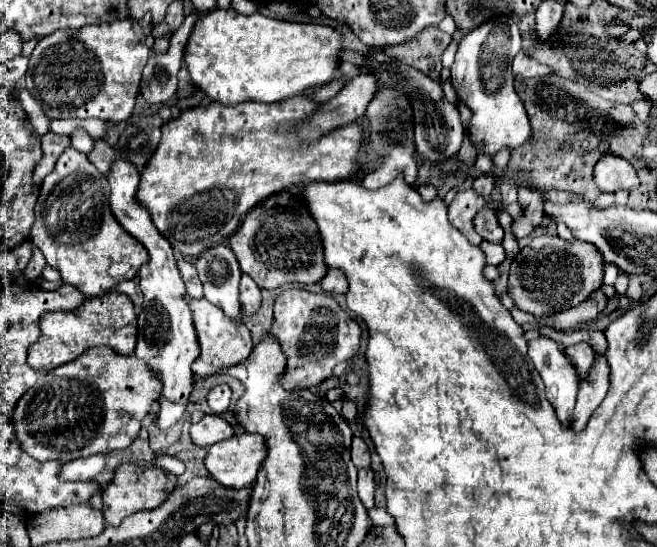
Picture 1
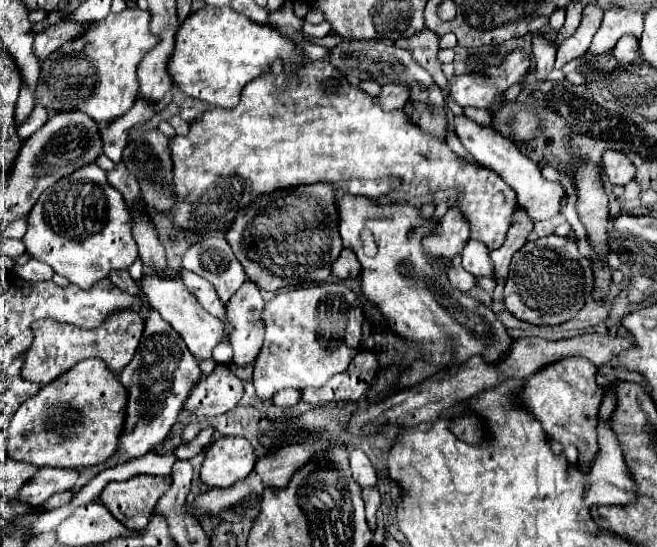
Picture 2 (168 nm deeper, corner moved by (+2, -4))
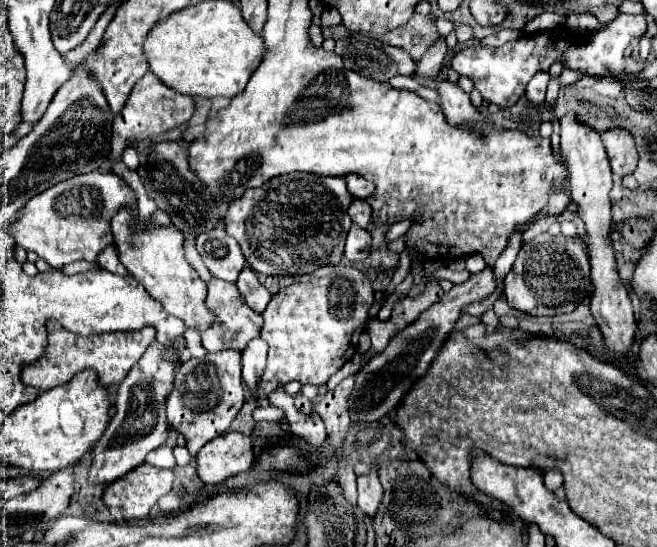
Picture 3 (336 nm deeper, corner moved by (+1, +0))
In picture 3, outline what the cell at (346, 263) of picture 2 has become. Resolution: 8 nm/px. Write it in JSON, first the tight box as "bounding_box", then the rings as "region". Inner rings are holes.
{"bounding_box":[344,223,372,263],"region":[[[354,223],[346,239],[344,255],[348,261],[354,261],[354,263],[364,261],[370,255],[370,245],[372,245],[372,235]]]}

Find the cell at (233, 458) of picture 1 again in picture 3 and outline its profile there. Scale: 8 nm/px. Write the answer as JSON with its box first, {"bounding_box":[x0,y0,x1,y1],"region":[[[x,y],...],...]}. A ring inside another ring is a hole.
{"bounding_box":[196,431,252,485],"region":[[[228,431],[198,451],[196,475],[206,485],[220,485],[252,467],[252,439],[238,431]]]}

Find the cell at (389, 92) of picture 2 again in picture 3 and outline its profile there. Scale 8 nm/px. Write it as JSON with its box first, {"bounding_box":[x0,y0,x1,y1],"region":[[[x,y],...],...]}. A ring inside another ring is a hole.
{"bounding_box":[414,37,448,79],"region":[[[440,37],[438,43],[434,43],[434,47],[430,47],[430,51],[426,51],[426,55],[420,59],[420,63],[416,63],[414,79],[418,79],[418,77],[438,77],[438,71],[442,69],[446,53],[448,53],[446,39]]]}

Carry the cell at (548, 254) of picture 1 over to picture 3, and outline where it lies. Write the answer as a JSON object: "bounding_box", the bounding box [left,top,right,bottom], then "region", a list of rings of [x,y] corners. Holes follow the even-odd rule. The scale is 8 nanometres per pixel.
{"bounding_box":[504,235,590,315],"region":[[[542,235],[524,243],[510,273],[504,279],[504,295],[508,305],[530,315],[562,315],[572,313],[588,295],[590,257],[580,237]]]}

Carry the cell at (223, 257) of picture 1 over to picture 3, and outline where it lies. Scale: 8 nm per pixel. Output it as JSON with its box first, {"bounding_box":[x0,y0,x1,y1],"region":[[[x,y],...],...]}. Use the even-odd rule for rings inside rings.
{"bounding_box":[196,227,246,283],"region":[[[224,227],[200,233],[196,237],[196,249],[202,255],[206,267],[218,279],[234,283],[238,279],[238,273],[246,267],[246,259],[236,239],[230,237]]]}

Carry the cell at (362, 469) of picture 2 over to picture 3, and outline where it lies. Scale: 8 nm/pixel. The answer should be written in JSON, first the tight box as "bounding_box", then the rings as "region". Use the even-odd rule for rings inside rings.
{"bounding_box":[358,471,382,517],"region":[[[376,471],[358,477],[358,507],[364,515],[374,517],[382,499],[382,485]]]}

